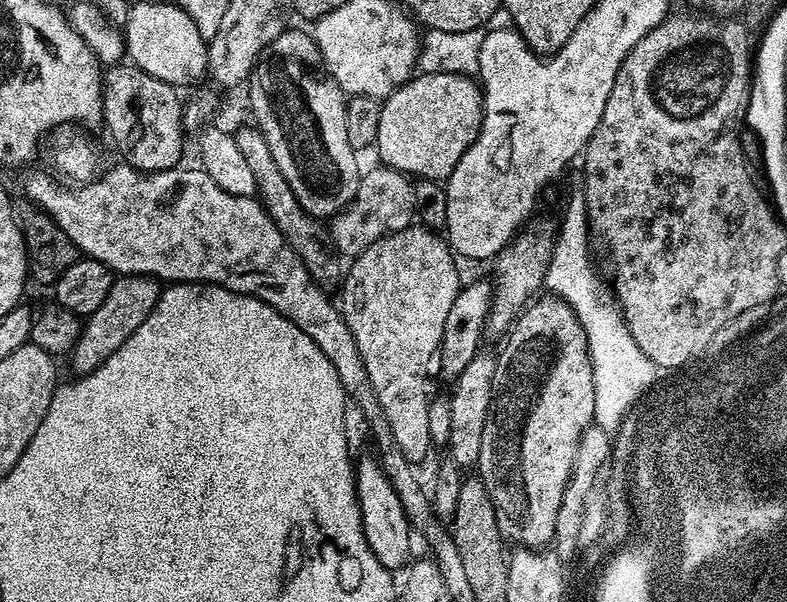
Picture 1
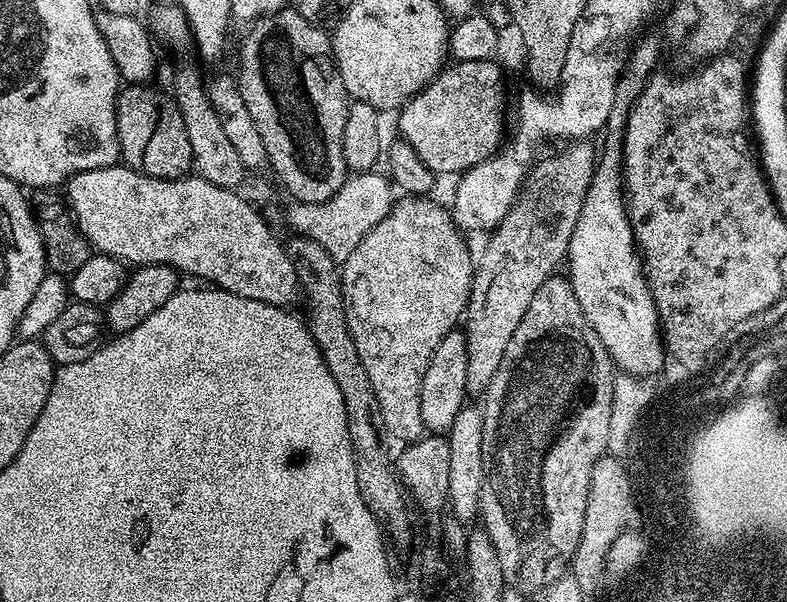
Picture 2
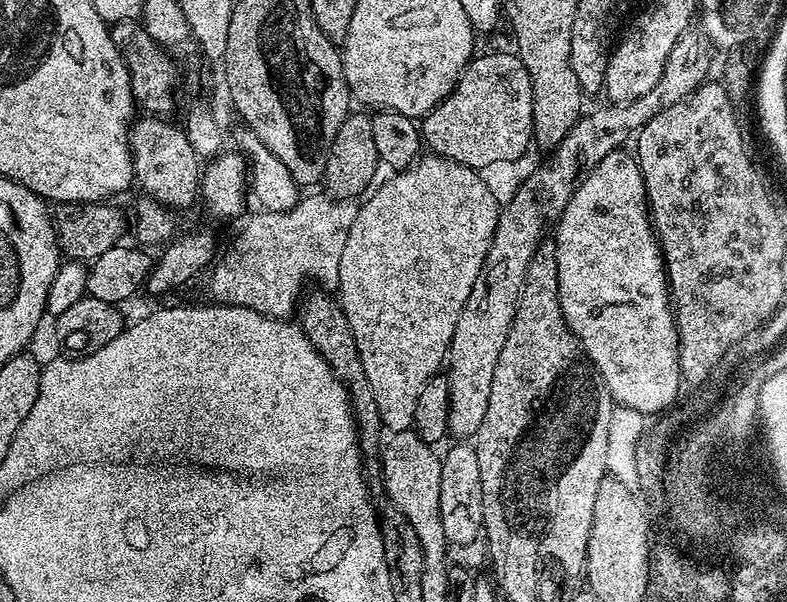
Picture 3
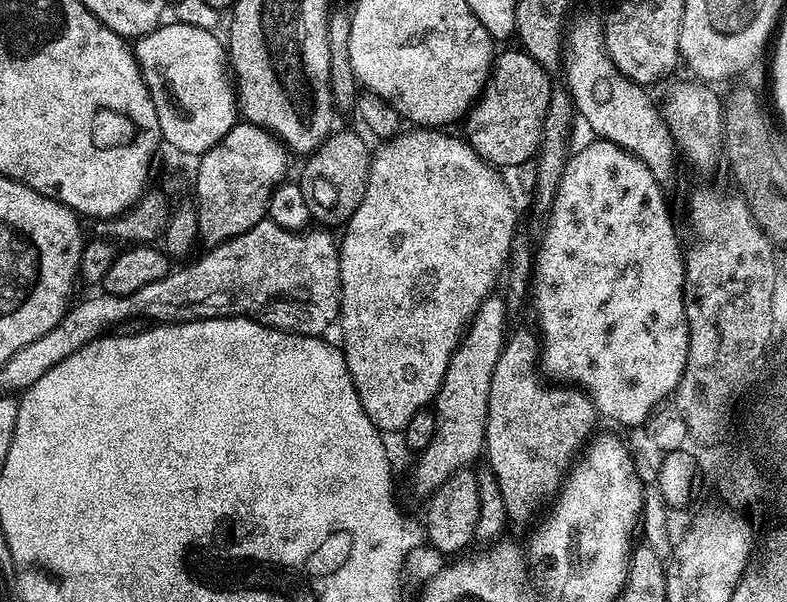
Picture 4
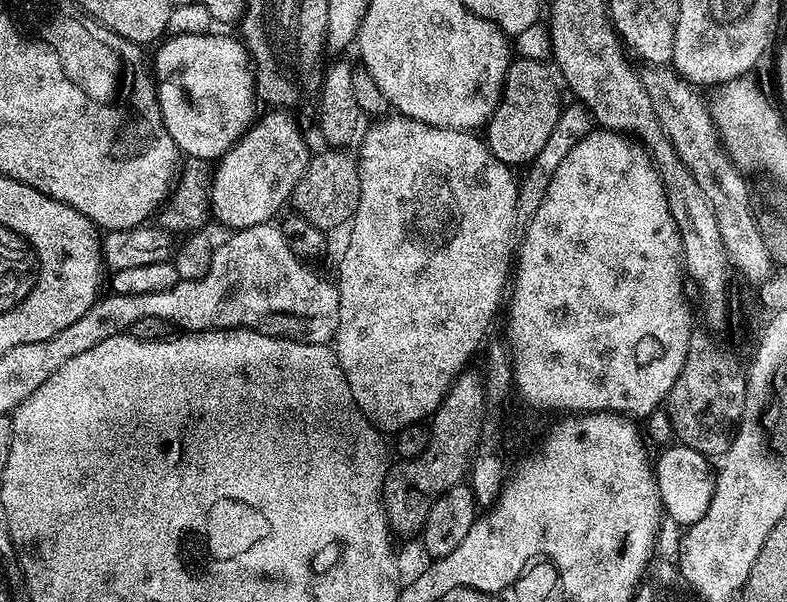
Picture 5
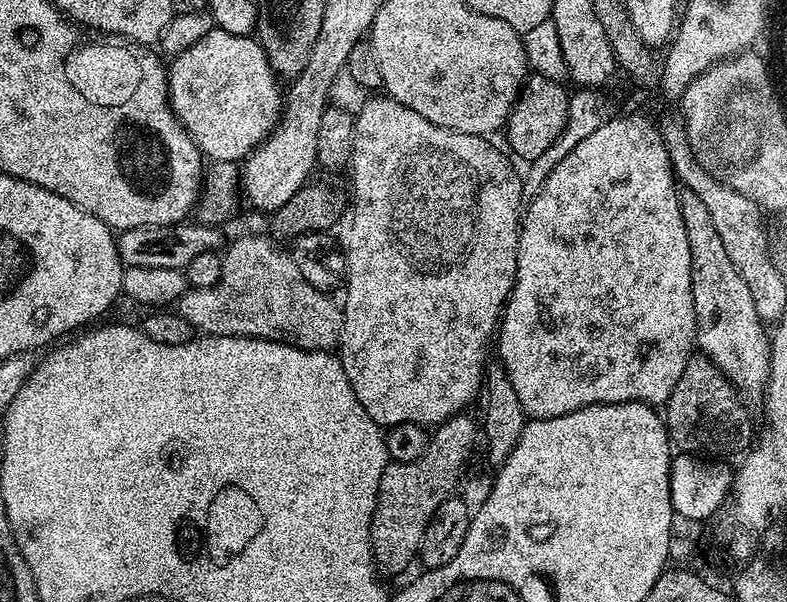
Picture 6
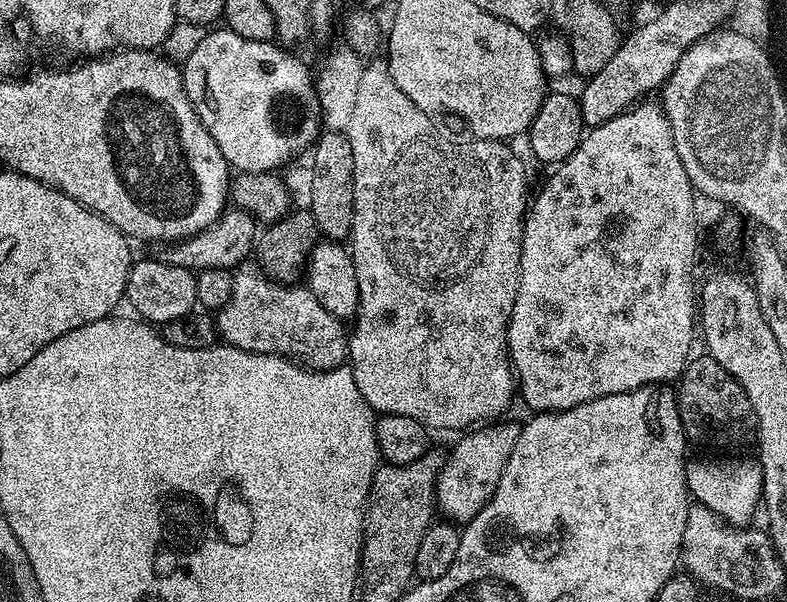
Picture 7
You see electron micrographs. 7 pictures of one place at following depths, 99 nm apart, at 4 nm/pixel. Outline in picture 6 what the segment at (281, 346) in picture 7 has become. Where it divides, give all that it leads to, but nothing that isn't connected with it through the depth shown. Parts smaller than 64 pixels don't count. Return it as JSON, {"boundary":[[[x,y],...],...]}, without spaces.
{"boundary":[[[264,234],[264,236],[238,237],[229,246],[228,253],[223,253],[220,261],[220,277],[218,278],[218,282],[209,288],[188,288],[184,295],[180,297],[178,310],[182,314],[182,318],[186,318],[186,322],[190,322],[193,329],[199,330],[201,333],[209,336],[252,336],[255,340],[279,340],[282,344],[289,344],[295,348],[305,348],[307,352],[326,352],[335,349],[340,343],[341,305],[337,301],[335,304],[331,300],[333,297],[329,293],[310,286],[310,282],[306,282],[306,278],[302,278],[302,270],[298,270],[298,266],[292,260],[291,255],[287,251],[283,252],[280,248],[283,247],[268,234]]]}

